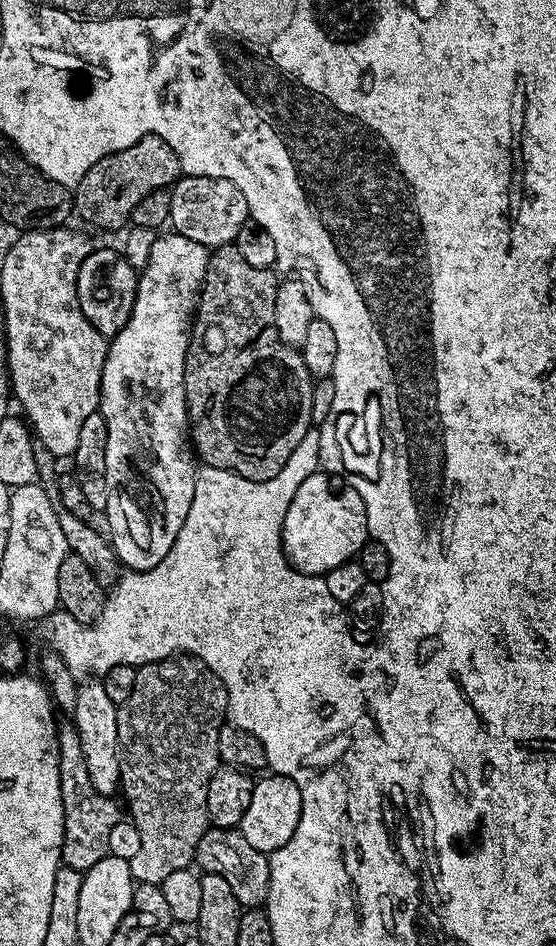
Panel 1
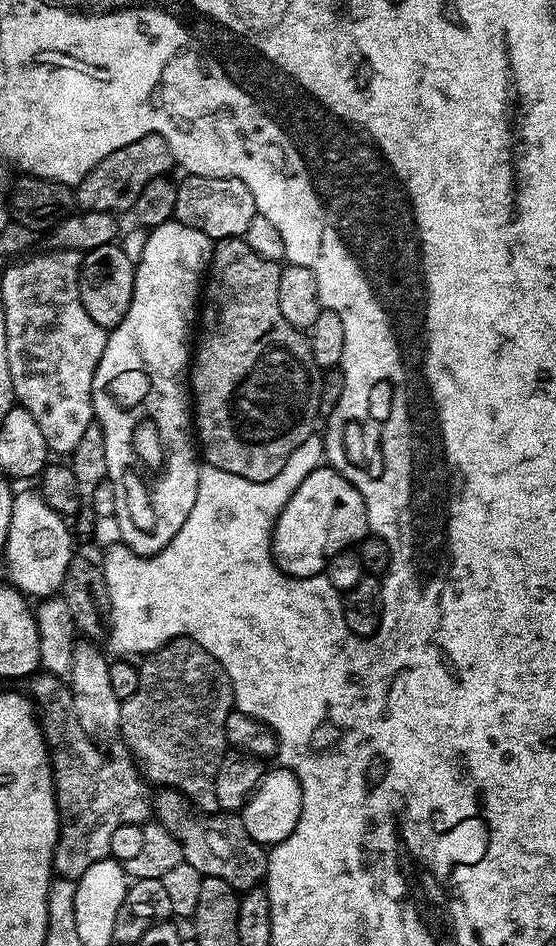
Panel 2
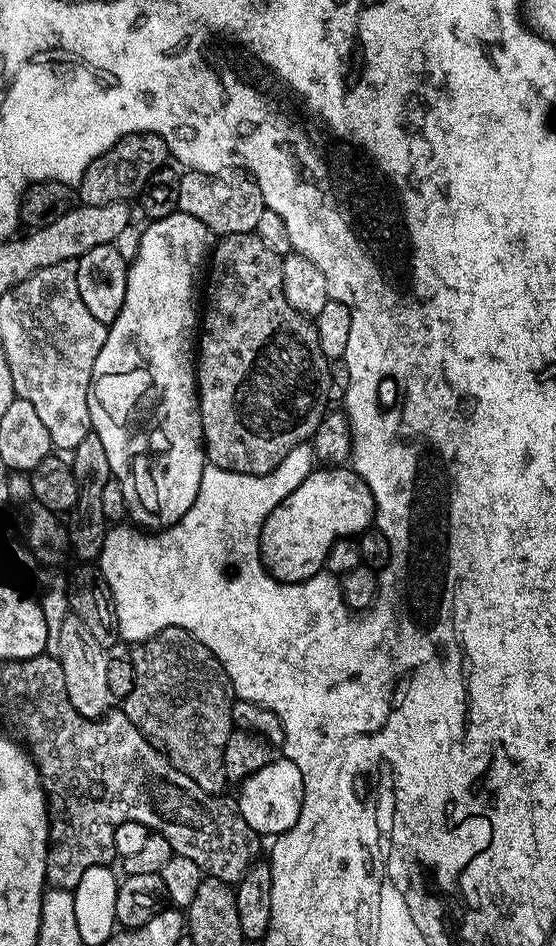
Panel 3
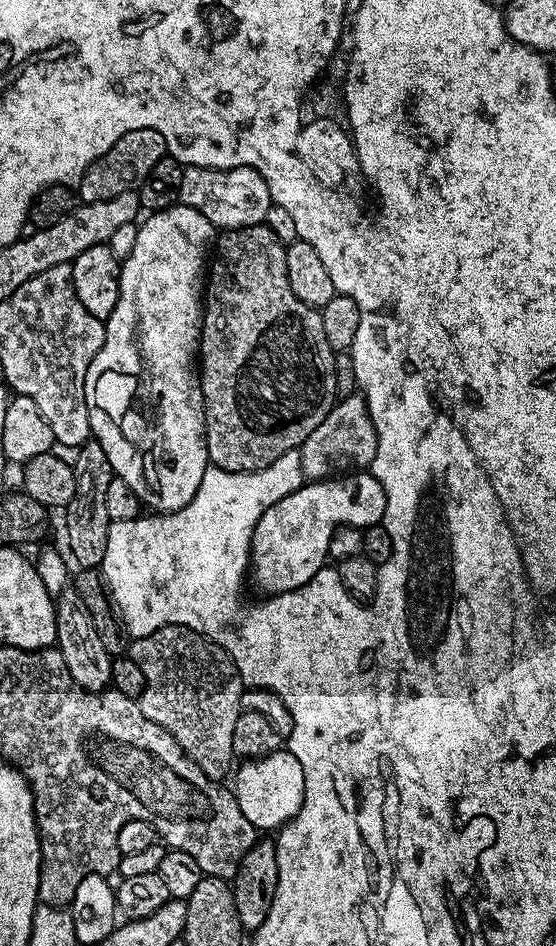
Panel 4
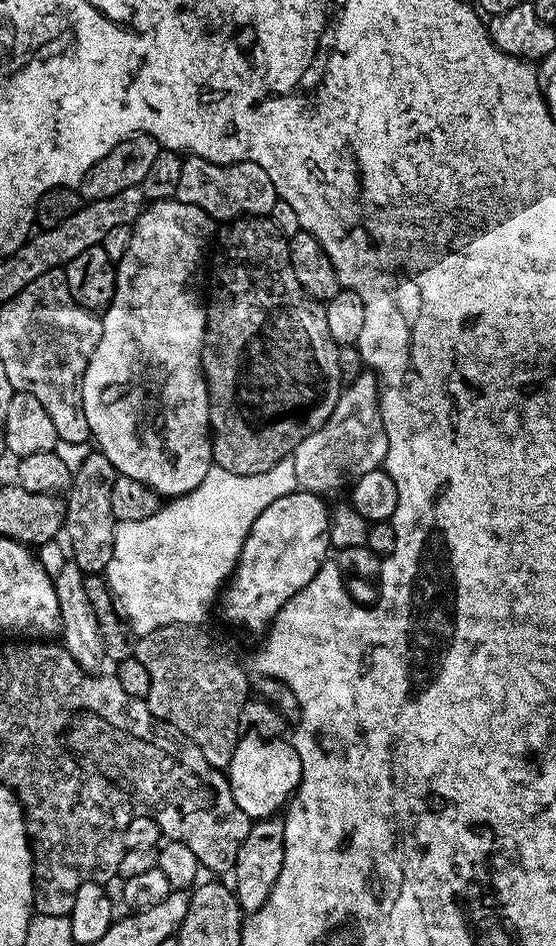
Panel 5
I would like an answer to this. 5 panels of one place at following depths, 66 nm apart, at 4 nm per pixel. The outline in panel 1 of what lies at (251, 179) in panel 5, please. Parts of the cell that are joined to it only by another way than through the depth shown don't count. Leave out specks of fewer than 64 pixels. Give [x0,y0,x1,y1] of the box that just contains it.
[170,175,249,250]

